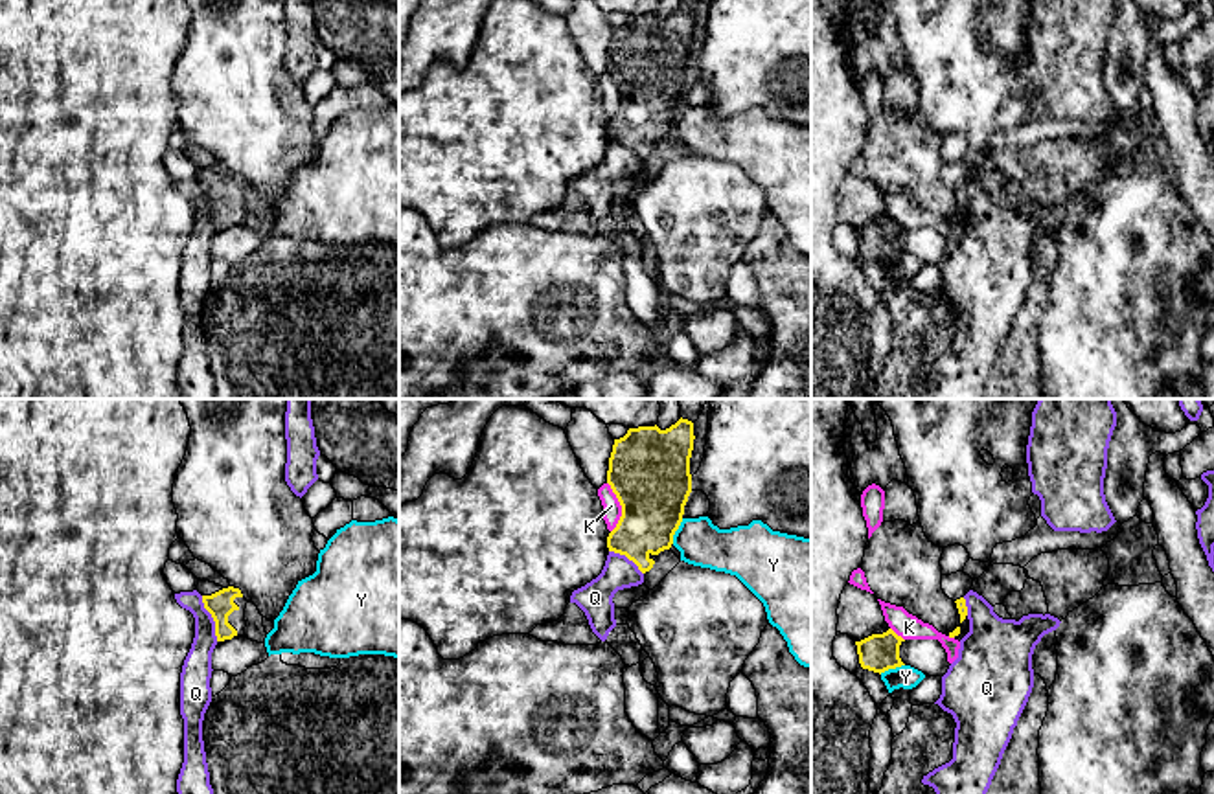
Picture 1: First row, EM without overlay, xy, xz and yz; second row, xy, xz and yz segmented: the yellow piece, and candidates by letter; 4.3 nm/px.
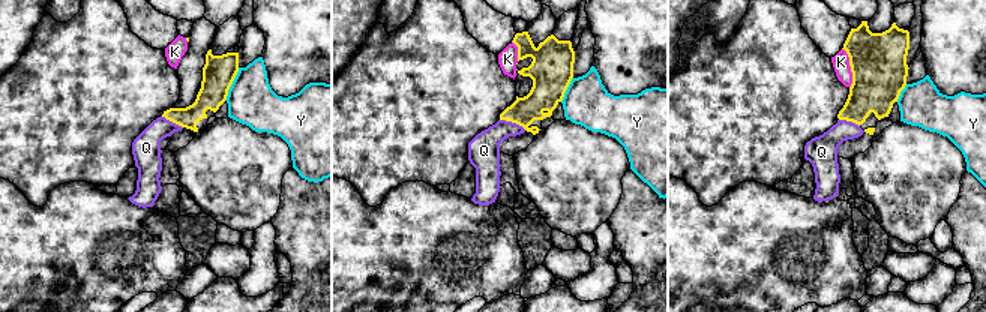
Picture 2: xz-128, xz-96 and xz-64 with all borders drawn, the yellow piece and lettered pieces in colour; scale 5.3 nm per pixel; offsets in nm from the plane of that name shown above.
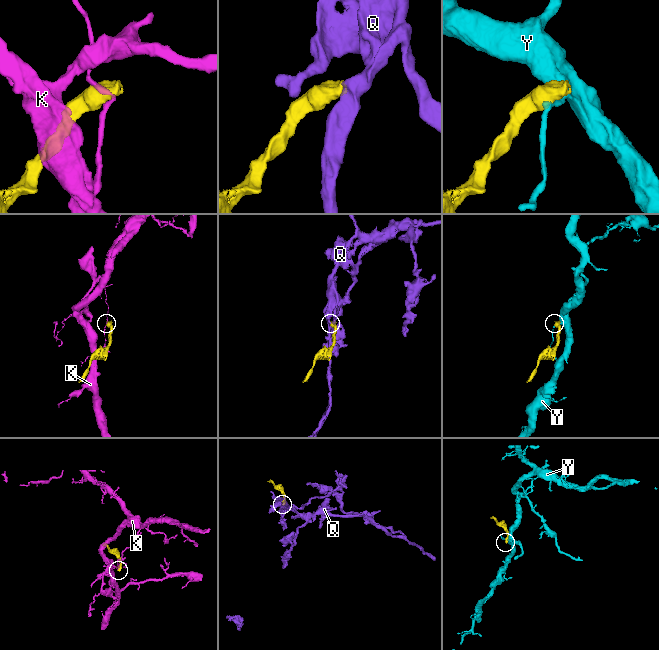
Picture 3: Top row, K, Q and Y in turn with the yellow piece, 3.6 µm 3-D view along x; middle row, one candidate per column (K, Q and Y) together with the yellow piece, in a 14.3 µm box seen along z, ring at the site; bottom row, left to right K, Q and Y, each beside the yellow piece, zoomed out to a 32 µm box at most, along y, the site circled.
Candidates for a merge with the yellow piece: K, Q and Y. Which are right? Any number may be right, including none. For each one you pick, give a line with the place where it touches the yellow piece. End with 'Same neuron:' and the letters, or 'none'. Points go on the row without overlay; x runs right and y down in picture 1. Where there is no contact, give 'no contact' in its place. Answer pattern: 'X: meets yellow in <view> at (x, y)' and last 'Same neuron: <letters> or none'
Same neuron: none

